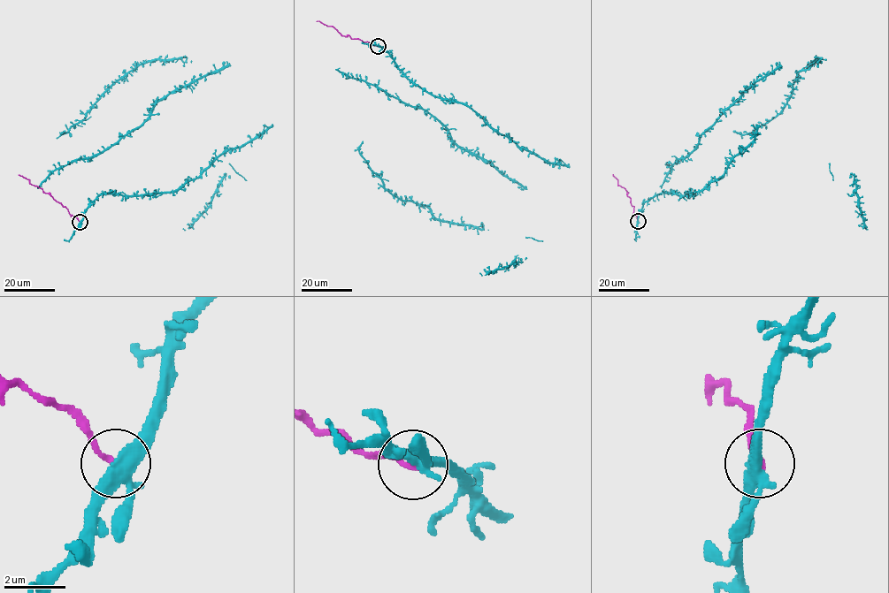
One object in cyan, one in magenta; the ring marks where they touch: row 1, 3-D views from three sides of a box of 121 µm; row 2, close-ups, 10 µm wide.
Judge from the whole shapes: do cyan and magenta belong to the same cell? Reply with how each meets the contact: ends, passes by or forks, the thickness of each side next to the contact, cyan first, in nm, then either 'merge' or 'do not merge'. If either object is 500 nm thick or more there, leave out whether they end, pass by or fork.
cyan forks; magenta ends; calibres 360 and 180 nm; do not merge

